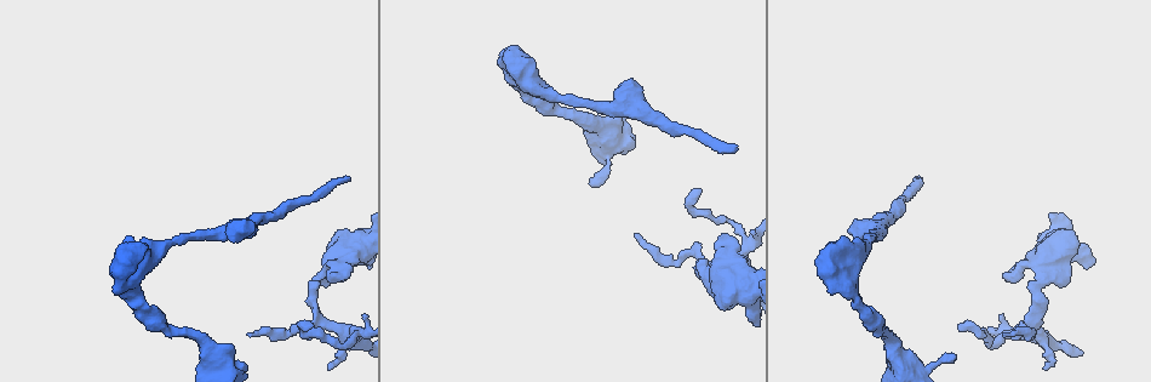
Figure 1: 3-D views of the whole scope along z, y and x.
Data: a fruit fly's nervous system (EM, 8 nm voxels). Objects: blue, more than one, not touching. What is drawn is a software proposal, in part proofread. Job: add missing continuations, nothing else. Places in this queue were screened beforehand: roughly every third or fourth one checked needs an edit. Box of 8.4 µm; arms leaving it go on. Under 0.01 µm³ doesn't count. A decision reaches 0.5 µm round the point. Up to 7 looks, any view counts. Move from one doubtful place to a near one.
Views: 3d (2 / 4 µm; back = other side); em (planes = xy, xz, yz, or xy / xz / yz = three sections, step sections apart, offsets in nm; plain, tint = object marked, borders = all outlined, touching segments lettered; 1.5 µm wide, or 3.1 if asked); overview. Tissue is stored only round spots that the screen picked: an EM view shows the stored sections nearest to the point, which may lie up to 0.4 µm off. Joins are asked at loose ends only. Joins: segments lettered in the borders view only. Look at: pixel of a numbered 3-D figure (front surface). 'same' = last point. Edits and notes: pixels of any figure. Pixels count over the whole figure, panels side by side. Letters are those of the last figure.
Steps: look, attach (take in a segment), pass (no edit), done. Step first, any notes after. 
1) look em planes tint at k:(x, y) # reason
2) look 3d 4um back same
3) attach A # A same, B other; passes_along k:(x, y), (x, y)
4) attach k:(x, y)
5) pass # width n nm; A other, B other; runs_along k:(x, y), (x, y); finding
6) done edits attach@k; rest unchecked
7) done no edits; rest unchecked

look 3d 2um at 1:(957, 329) # thin end

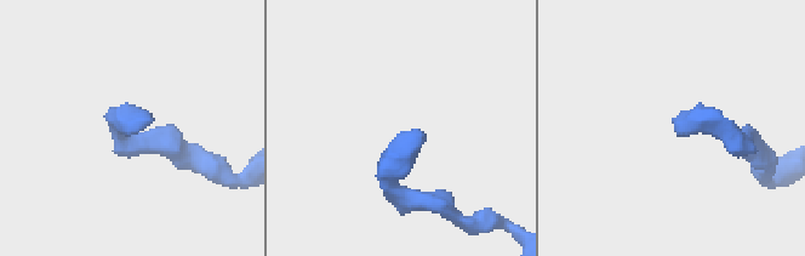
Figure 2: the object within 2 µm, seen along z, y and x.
look em xy step 4 tint at 2:(674, 123) # need the tissue

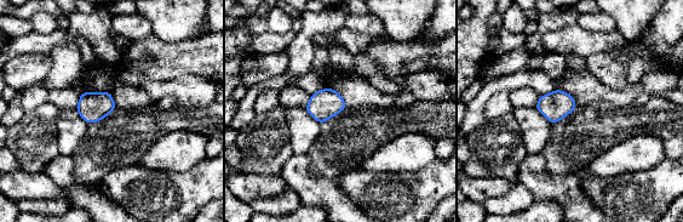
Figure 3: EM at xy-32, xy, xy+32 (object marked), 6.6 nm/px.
look em planes borders same

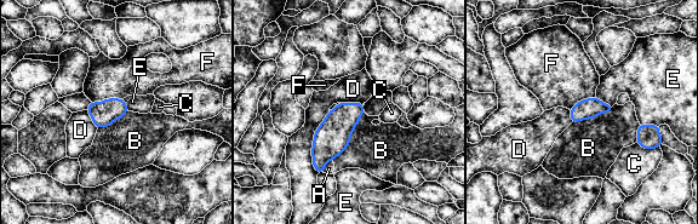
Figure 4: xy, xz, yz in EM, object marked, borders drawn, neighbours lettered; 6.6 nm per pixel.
pass # width 130 nm; A other, B other, C other, D other, E other, F other; border 4:(330, 110), (313, 142), (318, 172); no lettered segment goes on from it

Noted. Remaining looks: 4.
look em planes borders at 1:(733, 146) # an open end

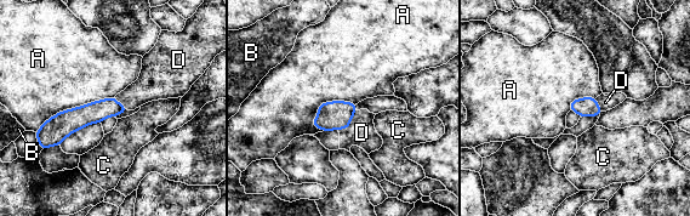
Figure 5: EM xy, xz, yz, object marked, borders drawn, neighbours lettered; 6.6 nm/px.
attach D # longest_contact A 550 nm; A other, B other, C other, D same; passes_along 5:(331, 115), (349, 123), (361, 132); it goes on there

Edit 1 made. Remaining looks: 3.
look overview

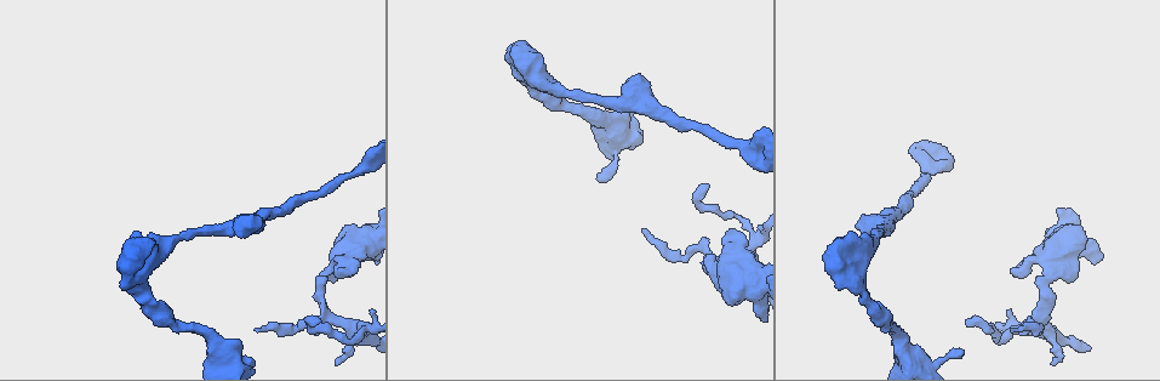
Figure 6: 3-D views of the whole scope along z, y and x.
look em planes borders at 6:(149, 238) # stops while still wide

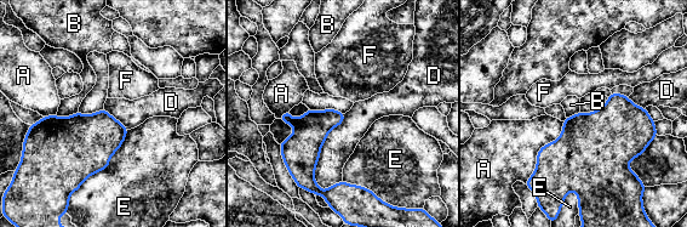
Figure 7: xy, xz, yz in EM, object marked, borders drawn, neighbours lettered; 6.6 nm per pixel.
pass # A other, B other, D other, E other, F other; border 7:(344, 114), (320, 151), (321, 191); no lettered segment goes on from it

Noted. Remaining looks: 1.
done edits attach@5; rest unchecked

